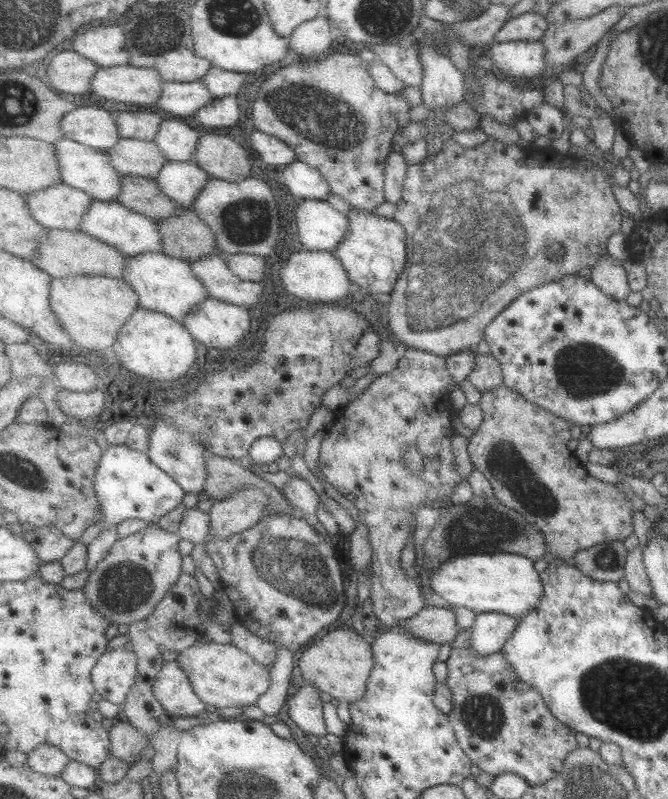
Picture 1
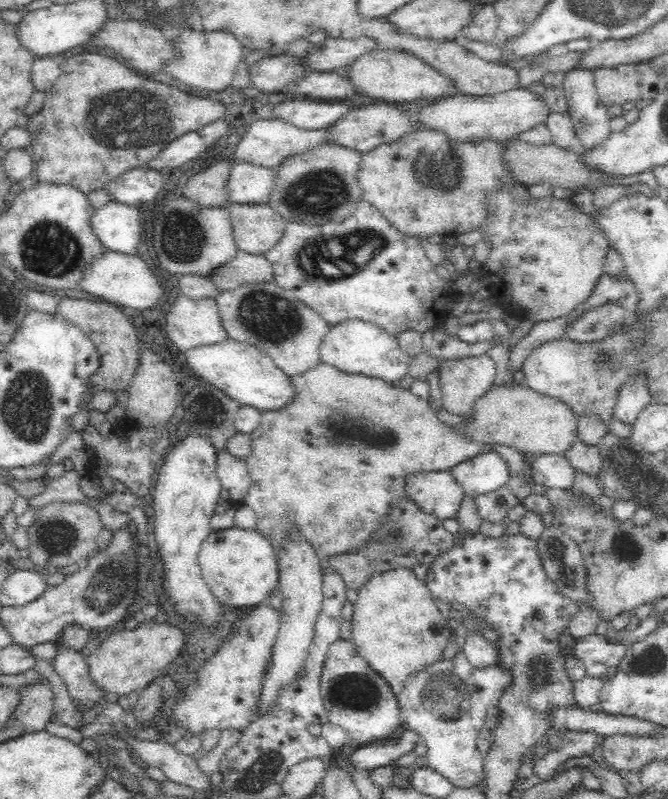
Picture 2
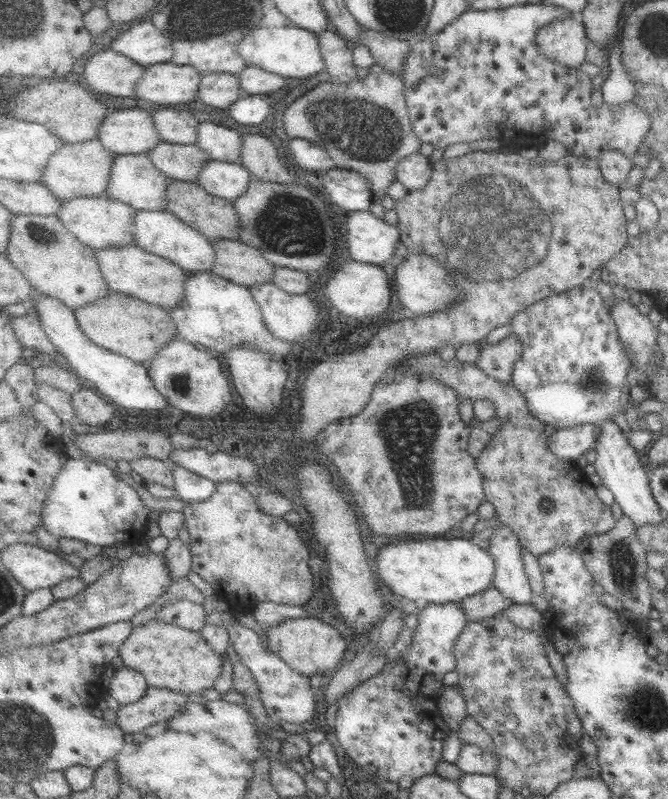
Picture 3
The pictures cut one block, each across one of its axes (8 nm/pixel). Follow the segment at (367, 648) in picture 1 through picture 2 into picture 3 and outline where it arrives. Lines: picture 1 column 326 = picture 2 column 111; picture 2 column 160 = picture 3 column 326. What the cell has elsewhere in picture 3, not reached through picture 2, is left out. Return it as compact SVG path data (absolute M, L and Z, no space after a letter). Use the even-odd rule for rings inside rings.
M292 618L265 631L269 637L269 647L276 654L281 655L296 670L314 676L333 676L344 663L344 656L348 650L346 638L340 635L332 624L322 622L320 618Z

